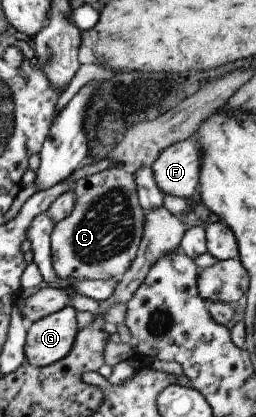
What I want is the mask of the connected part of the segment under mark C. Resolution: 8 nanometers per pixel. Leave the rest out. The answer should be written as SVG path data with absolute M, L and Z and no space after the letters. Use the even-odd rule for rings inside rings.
M111 166L80 178L72 186L75 202L71 212L53 225L50 240L51 268L59 280L120 279L135 255L143 228L144 210L139 206L131 169Z

